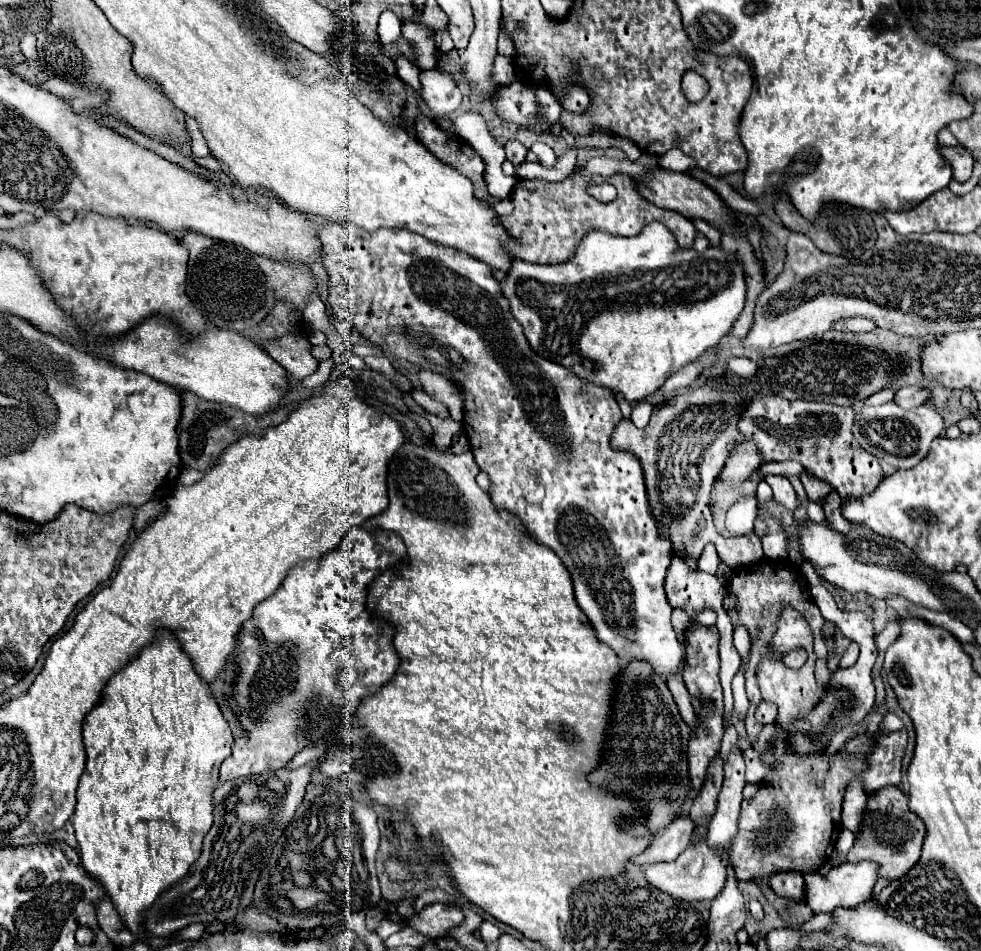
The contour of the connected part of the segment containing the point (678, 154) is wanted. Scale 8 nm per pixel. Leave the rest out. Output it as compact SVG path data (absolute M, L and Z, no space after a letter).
M672 148L668 150L664 156L658 158L658 164L664 164L664 168L672 168L676 172L686 172L689 169L696 167L696 163L693 158L686 156L682 150L678 148Z

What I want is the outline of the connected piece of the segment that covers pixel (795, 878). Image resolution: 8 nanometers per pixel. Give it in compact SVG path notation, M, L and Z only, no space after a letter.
M780 872L770 876L770 888L776 892L776 896L794 900L798 904L804 902L806 882L800 876L800 872Z

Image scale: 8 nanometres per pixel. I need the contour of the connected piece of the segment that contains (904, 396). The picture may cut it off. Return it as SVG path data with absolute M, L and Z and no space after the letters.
M912 384L912 386L900 388L894 402L898 402L904 410L912 410L912 408L918 408L920 404L928 402L930 396L932 396L932 388L926 388L926 386L920 386L920 384Z

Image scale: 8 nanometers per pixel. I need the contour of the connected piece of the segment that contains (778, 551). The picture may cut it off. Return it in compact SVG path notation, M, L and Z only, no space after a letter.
M782 532L762 536L762 548L764 548L764 554L766 554L766 556L782 558L782 556L784 556L784 550L788 550L788 546L784 546L784 542L786 542L786 538L784 538Z

